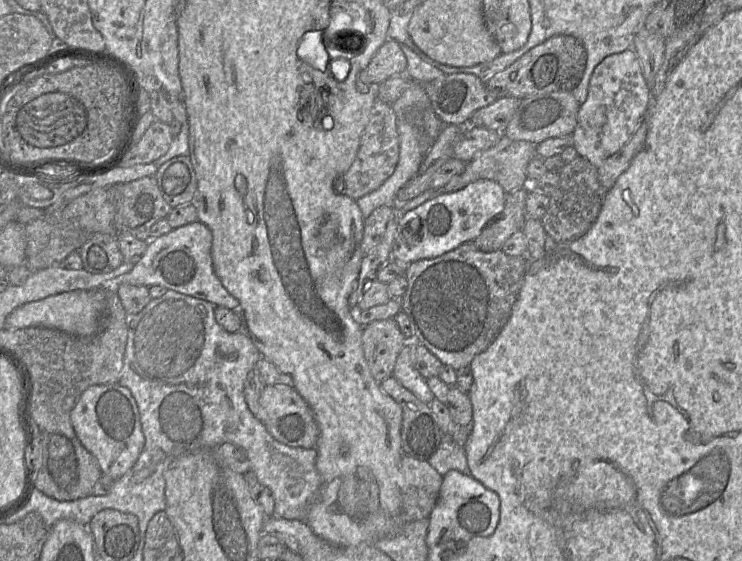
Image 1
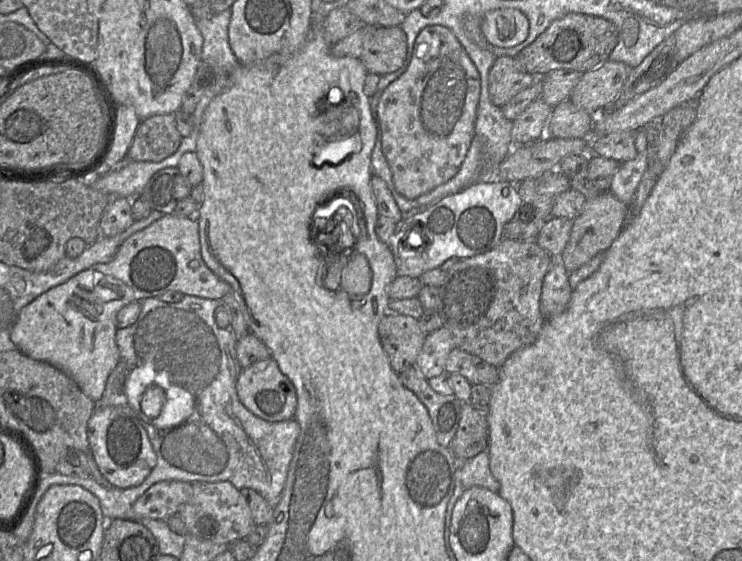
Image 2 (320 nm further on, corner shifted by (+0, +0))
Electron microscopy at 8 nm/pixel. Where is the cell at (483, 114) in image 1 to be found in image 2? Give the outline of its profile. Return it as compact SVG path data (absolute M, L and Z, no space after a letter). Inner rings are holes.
M555 70L544 77L542 81L542 93L539 99L551 107L569 100L575 86L581 80L584 73L574 70Z

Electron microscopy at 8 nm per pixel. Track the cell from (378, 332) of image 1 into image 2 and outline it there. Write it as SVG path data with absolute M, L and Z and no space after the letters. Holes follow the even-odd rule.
M387 313L380 321L378 335L396 373L415 366L427 334L411 316Z

